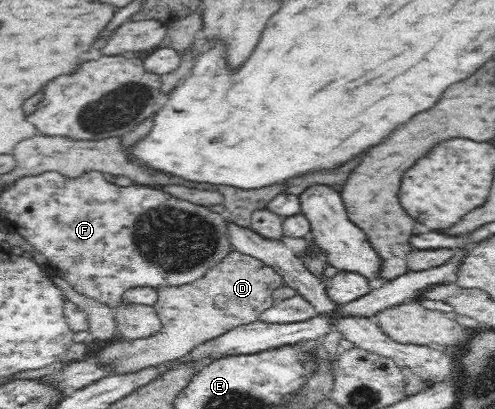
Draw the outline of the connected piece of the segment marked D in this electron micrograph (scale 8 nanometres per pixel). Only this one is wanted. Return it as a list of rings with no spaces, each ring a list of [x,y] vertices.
[[[233,251],[215,267],[209,268],[201,279],[181,287],[163,287],[156,290],[154,308],[162,323],[161,331],[151,337],[119,341],[103,348],[99,360],[111,362],[115,373],[132,372],[184,356],[192,347],[208,339],[259,320],[259,314],[275,303],[272,293],[285,285],[282,277],[262,261]]]

